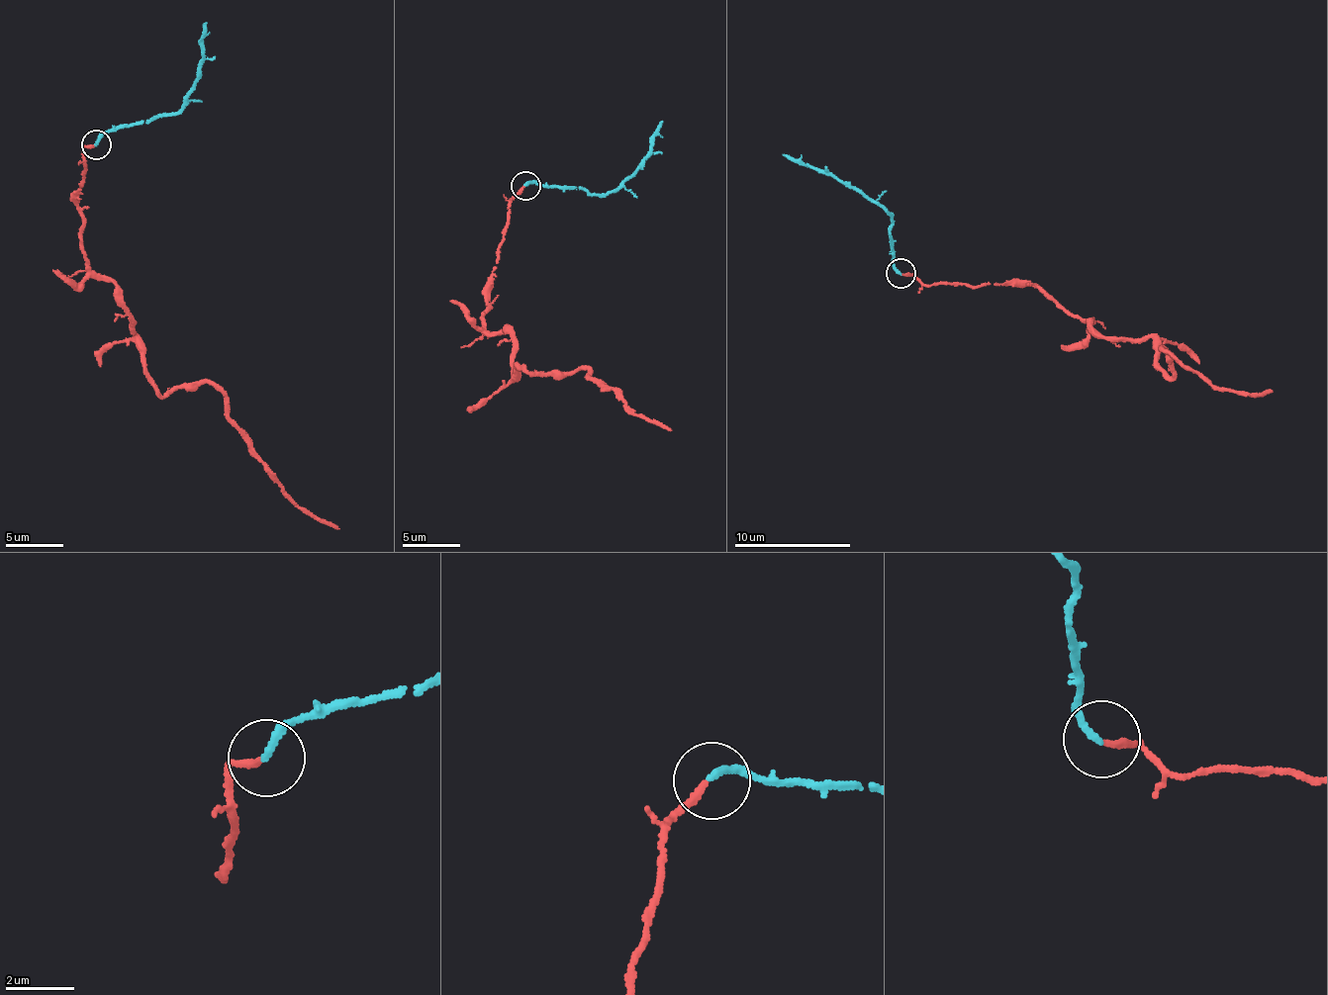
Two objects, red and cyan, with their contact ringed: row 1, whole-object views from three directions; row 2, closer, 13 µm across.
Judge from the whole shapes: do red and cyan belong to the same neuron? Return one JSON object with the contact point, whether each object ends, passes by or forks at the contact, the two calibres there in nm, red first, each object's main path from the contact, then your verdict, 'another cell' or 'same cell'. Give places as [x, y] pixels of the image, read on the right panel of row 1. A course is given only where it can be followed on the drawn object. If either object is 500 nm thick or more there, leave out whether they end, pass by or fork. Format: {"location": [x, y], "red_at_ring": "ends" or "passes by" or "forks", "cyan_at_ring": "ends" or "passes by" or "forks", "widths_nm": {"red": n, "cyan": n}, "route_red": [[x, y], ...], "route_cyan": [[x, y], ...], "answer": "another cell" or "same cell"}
{"location": [901, 273], "red_at_ring": "ends", "cyan_at_ring": "ends", "widths_nm": {"red": 190, "cyan": 200}, "route_red": [[900, 274], [1035, 284], [1104, 336], [1153, 338], [1170, 377], [1161, 349], [1215, 387], [1273, 391]], "route_cyan": [[900, 274], [892, 257], [888, 213], [830, 175], [799, 165], [783, 154]], "answer": "same cell"}

